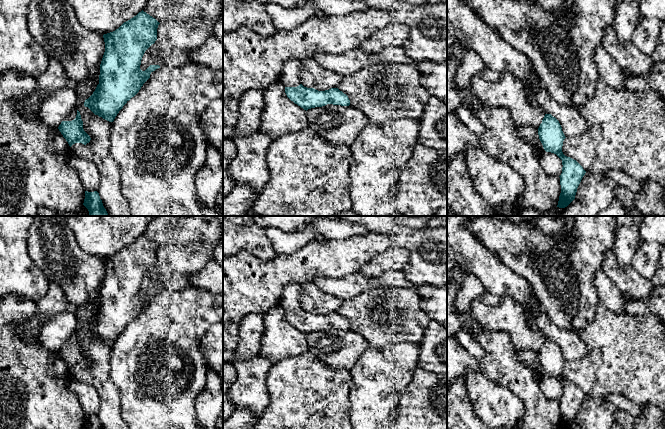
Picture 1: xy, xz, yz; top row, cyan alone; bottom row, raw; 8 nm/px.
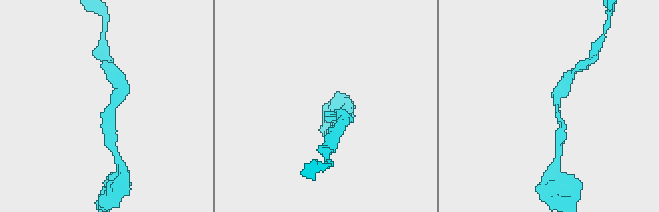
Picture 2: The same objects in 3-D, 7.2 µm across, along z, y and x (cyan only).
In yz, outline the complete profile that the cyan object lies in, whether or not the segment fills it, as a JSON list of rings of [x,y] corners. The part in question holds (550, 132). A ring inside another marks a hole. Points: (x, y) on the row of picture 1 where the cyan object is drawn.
[[[545,114],[538,128],[538,135],[544,150],[556,154],[562,160],[562,173],[559,176],[561,193],[557,207],[565,208],[575,199],[586,171],[576,160],[563,154],[562,146],[566,137],[559,121],[551,114]]]

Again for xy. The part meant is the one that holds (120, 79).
[[[142,10],[115,31],[103,35],[105,52],[100,64],[99,84],[93,94],[84,102],[84,106],[95,115],[113,122],[123,106],[139,92],[143,84],[150,78],[150,74],[160,68],[159,65],[150,65],[145,71],[140,69],[145,51],[157,40],[159,24],[155,18]]]

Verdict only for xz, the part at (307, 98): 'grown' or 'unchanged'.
unchanged

